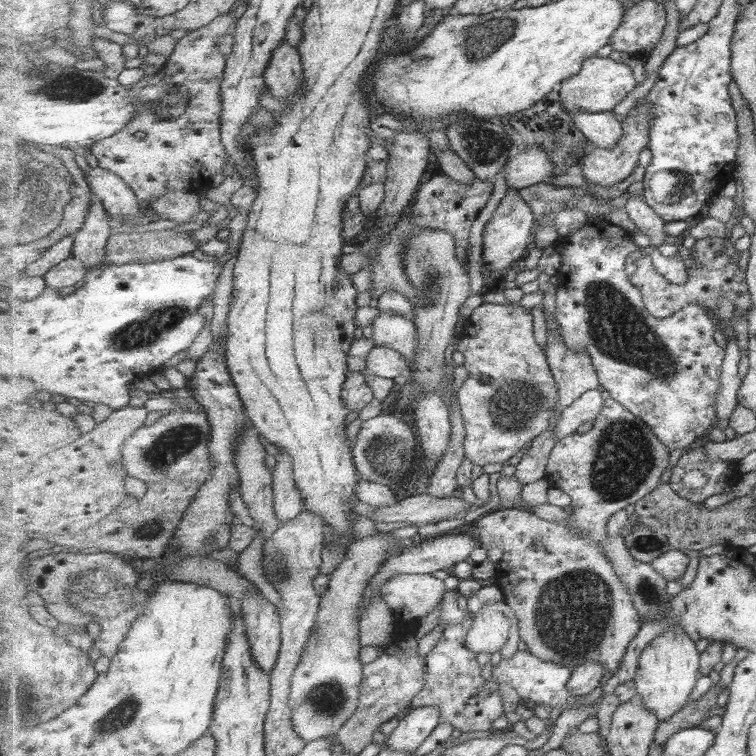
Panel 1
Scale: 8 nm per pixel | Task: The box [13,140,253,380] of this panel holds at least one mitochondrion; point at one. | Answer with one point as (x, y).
(141, 334)

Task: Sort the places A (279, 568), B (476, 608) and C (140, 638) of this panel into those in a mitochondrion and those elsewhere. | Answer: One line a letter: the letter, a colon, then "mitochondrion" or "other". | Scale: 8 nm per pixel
A: mitochondrion
B: other
C: other

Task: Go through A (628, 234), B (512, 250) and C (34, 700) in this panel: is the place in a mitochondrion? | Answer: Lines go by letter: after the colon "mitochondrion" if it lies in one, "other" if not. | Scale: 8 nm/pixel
A: other
B: other
C: mitochondrion

